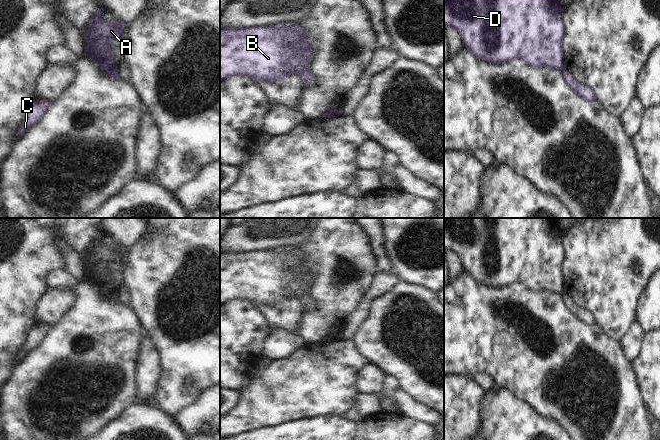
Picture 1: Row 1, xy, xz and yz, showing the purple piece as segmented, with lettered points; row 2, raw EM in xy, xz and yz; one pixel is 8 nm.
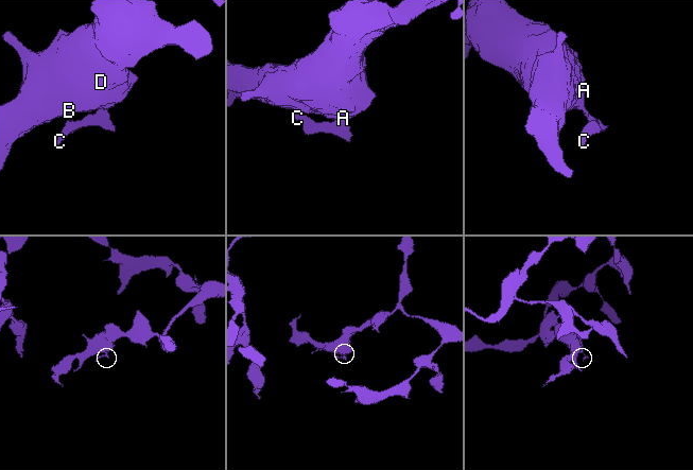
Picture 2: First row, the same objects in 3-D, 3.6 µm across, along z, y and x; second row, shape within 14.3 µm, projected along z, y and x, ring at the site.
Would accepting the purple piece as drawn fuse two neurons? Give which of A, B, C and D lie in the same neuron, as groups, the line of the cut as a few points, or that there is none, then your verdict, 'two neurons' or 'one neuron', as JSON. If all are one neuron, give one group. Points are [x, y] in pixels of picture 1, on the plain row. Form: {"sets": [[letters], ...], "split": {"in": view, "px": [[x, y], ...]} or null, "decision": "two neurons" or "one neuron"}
{"sets": [["A", "B", "D"], ["C"]], "split": {"in": "xy", "px": [[102, 293], [116, 294]]}, "decision": "two neurons"}

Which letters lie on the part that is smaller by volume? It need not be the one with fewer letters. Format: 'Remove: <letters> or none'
Remove: C

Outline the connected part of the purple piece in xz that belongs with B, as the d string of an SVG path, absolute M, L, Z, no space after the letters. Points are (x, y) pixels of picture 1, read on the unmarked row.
M282 247L271 250L226 251L220 248L220 305L228 301L247 299L256 306L274 307L291 298L302 302L304 310L308 309L313 298L309 292L313 276L307 266L307 260L298 247L285 250Z

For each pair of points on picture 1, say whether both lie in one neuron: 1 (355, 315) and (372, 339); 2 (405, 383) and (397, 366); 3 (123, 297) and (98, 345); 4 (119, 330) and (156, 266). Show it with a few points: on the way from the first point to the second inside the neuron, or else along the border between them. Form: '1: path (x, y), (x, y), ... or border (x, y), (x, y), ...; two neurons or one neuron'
1: border (370, 302), (368, 315), (351, 339); two neurons
2: path (405, 379), (405, 374), (401, 370); one neuron
3: border (120, 302), (127, 304); two neurons
4: border (127, 304), (144, 329); two neurons

